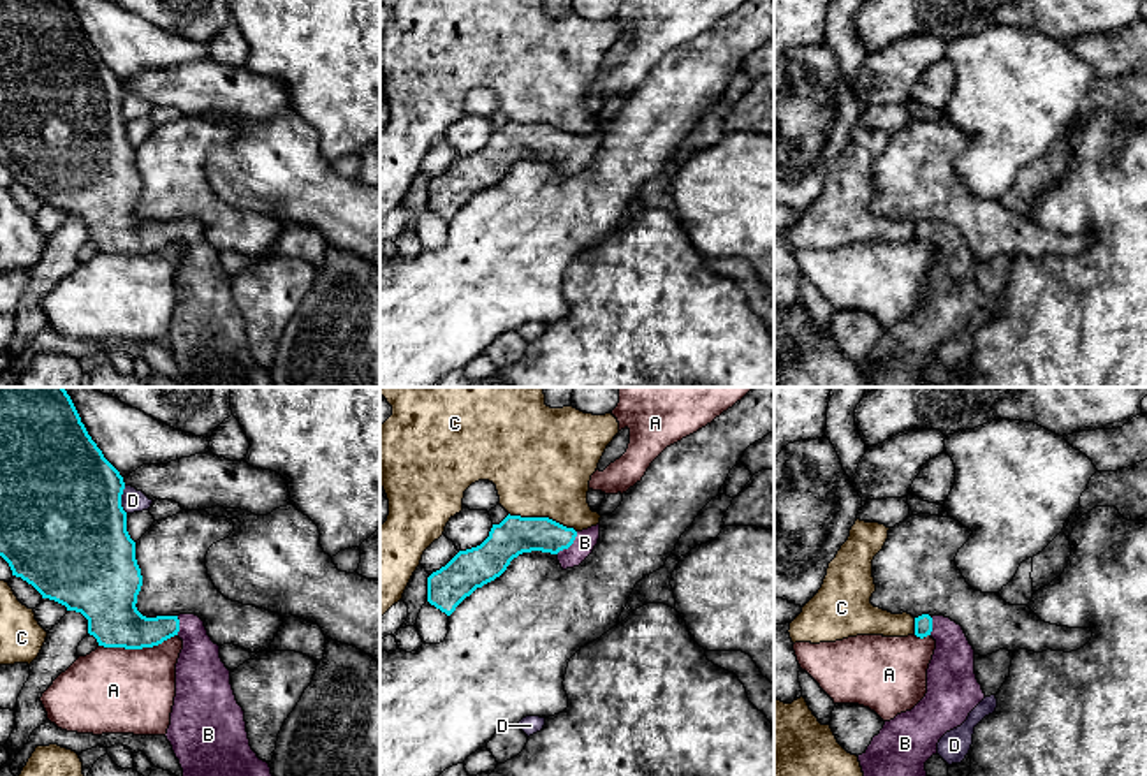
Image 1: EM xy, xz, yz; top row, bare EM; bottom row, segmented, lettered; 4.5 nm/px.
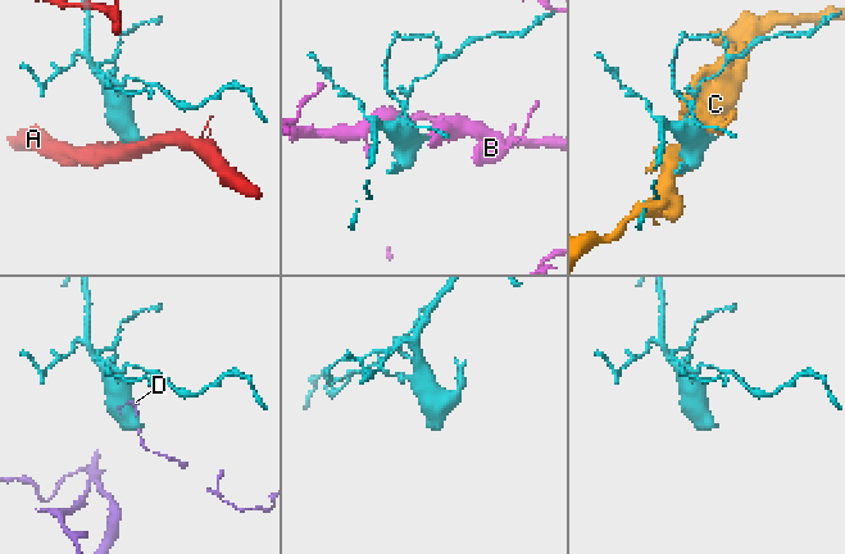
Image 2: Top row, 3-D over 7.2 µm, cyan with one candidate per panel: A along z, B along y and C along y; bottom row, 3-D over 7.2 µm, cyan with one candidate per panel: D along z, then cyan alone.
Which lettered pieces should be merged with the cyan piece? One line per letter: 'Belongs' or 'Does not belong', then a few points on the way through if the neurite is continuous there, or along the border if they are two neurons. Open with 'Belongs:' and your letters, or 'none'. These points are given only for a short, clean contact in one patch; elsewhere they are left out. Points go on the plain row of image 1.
Belongs: B
A: Does not belong
B: Belongs. Path across: xz (516, 141), (547, 141), (569, 152), (584, 148)
C: Does not belong
D: Does not belong

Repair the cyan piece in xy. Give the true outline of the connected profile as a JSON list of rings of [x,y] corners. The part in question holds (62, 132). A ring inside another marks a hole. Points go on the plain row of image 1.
[[[0,0],[0,162],[9,169],[12,181],[32,190],[42,204],[81,218],[88,225],[88,239],[99,252],[142,255],[174,241],[183,246],[176,269],[171,331],[165,340],[183,375],[181,387],[274,387],[269,370],[250,352],[245,317],[236,306],[230,276],[222,267],[220,252],[208,241],[204,227],[195,220],[146,223],[137,216],[142,181],[135,165],[135,148],[127,137],[123,95],[123,83],[88,40],[69,0]]]

